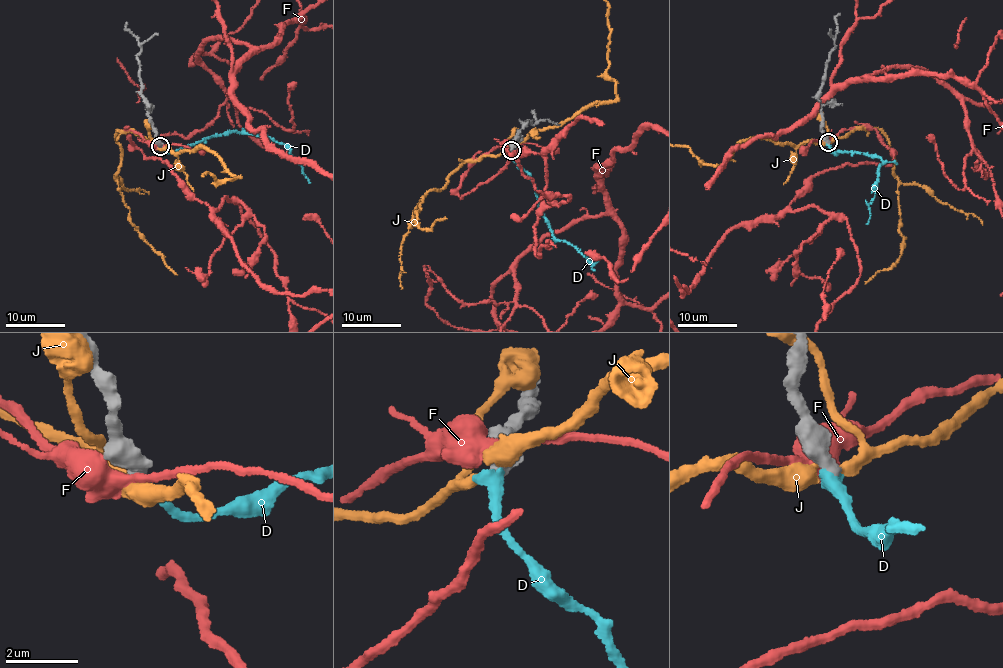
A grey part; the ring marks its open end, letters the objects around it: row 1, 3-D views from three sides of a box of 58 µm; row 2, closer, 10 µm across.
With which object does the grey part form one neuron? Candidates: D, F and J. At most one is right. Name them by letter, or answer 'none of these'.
none of these

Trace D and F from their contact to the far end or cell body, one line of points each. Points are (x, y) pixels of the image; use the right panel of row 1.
D: (828, 142), (837, 154), (839, 151), (866, 153), (882, 161), (878, 167), (866, 224)
F: (824, 138), (871, 127), (893, 156), (816, 174), (725, 235), (686, 292)

